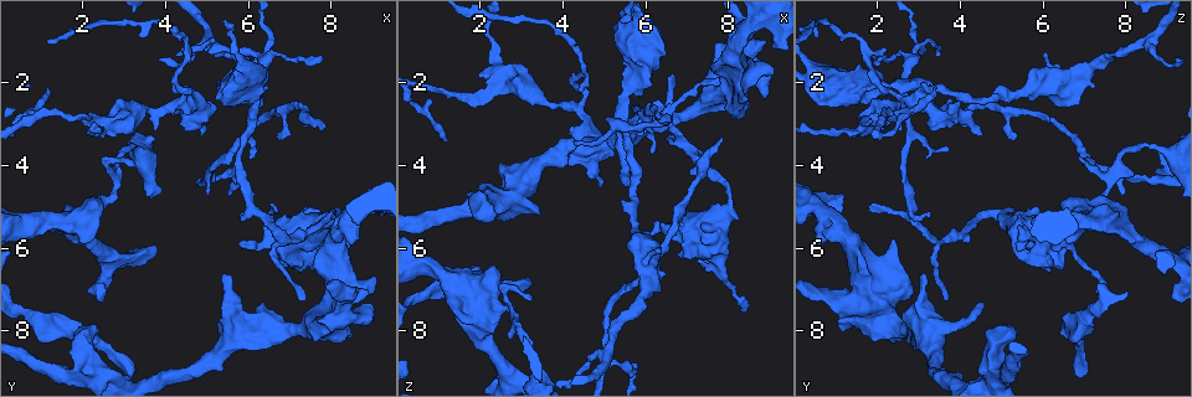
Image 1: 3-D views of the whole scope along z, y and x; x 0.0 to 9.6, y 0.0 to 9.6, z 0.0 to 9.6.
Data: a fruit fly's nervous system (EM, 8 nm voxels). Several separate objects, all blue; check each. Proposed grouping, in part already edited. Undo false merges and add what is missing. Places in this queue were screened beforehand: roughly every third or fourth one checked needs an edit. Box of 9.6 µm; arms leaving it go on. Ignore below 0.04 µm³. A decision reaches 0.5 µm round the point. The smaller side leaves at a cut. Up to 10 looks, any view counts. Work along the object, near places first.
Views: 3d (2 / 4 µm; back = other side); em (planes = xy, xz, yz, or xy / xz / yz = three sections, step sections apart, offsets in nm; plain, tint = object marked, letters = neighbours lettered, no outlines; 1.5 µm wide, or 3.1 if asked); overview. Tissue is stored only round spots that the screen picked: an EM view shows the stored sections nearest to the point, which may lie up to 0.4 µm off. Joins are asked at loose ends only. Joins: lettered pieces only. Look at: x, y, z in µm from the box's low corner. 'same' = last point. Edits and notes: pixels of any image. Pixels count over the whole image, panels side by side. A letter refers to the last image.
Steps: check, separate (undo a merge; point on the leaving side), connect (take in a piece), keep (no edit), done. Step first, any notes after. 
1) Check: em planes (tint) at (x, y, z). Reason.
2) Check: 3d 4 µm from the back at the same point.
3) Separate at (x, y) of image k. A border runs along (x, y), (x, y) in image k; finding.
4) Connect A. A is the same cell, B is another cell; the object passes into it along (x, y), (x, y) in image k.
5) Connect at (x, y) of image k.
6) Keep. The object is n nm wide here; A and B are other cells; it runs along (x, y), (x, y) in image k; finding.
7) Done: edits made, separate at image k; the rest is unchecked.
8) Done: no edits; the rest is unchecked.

Check: em planes (tint) at (6.10, 3.65, 3.75). Free end.

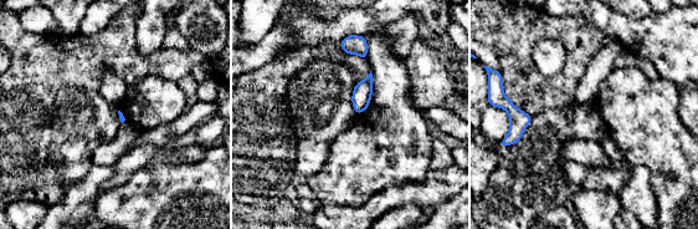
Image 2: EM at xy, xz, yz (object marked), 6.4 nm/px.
Check: em planes (letters) at the same point.

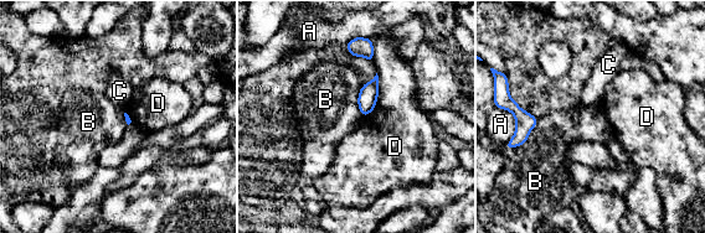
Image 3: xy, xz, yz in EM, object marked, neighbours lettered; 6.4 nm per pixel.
Keep. A, B, C and D are other cells; a border runs along (538, 118), (528, 139), (513, 149) in image 3; none of them fits.

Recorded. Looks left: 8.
Check: em planes (letters) at (2.45, 4.85, 7.45). Calibre changes.

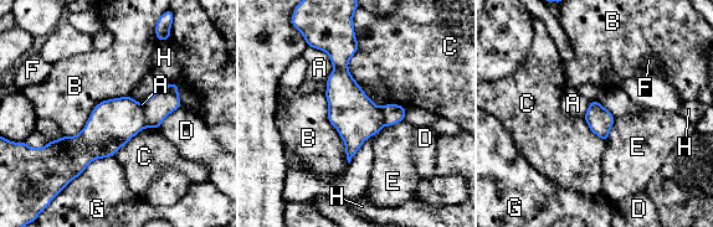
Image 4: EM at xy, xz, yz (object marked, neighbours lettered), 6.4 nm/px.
Separate at (162, 103) of image 4. The longest contact is with B, 500 nm; A, B, C, D, E, F, G and H are other cells; a border runs along (142, 107), (147, 125) in image 4; two neurons meet here.

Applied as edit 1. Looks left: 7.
Check: overview.

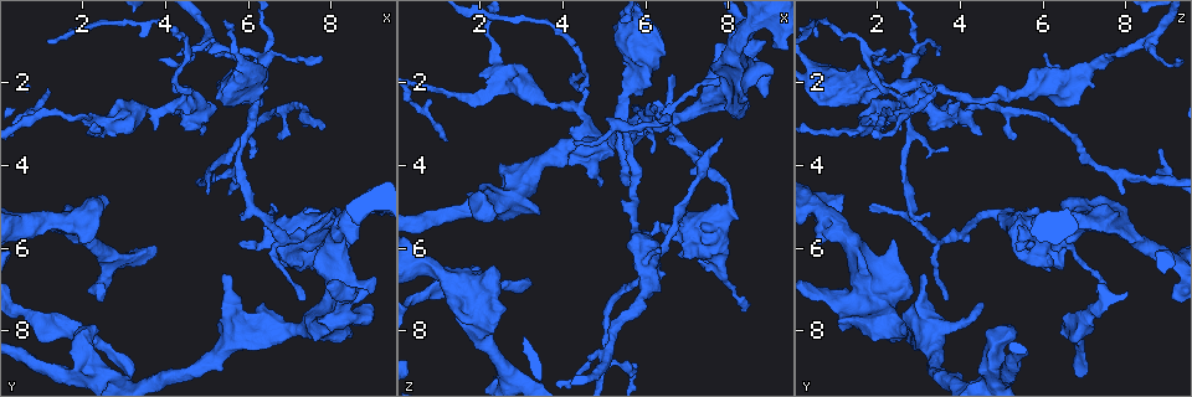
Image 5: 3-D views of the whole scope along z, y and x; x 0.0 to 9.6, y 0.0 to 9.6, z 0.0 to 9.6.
Check: em yz step 8 (letters) at (5.65, 3.65, 8.80). An open end.

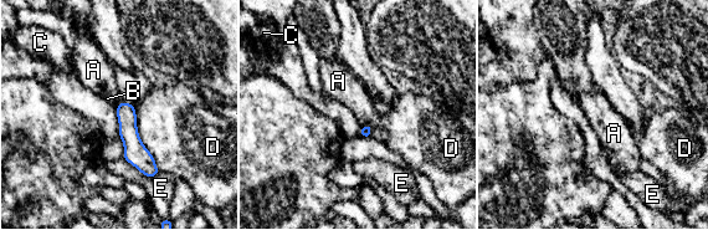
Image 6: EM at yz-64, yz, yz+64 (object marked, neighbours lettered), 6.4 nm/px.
Keep. A, B, C, D and E are other cells; a border runs along (134, 106), (139, 139), (159, 169) in image 6; no lettered piece goes on from it.

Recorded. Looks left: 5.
Check: 3d 4 µm from the back at (7.85, 3.10, 3.30). Free end.

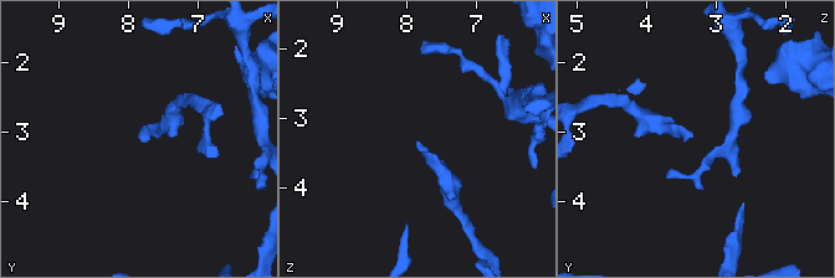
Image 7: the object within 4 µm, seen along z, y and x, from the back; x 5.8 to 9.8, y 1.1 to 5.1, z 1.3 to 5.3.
Check: em xy step 8 (tint) at (7.85, 3.05, 3.35).

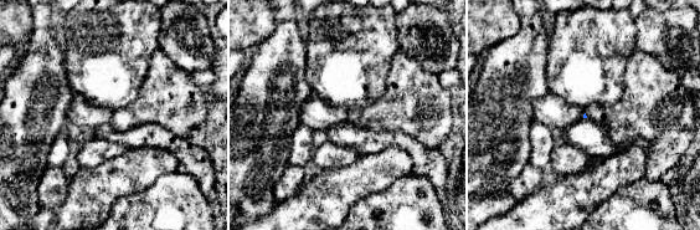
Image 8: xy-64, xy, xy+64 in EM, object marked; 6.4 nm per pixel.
Check: em yz step 4 (letters) at the same point. Another direction.

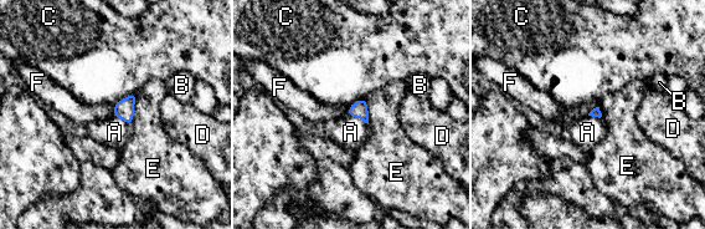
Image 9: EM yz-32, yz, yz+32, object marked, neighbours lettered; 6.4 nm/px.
Connect A. A is the same cell, B, C, D, E and F are other cells; the object passes into it along (359, 108), (358, 117), (350, 132) in image 9; the neuron continues.

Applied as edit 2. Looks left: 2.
Done: edits made, separate at image 4, connect at image 9; the rest is unchecked.

